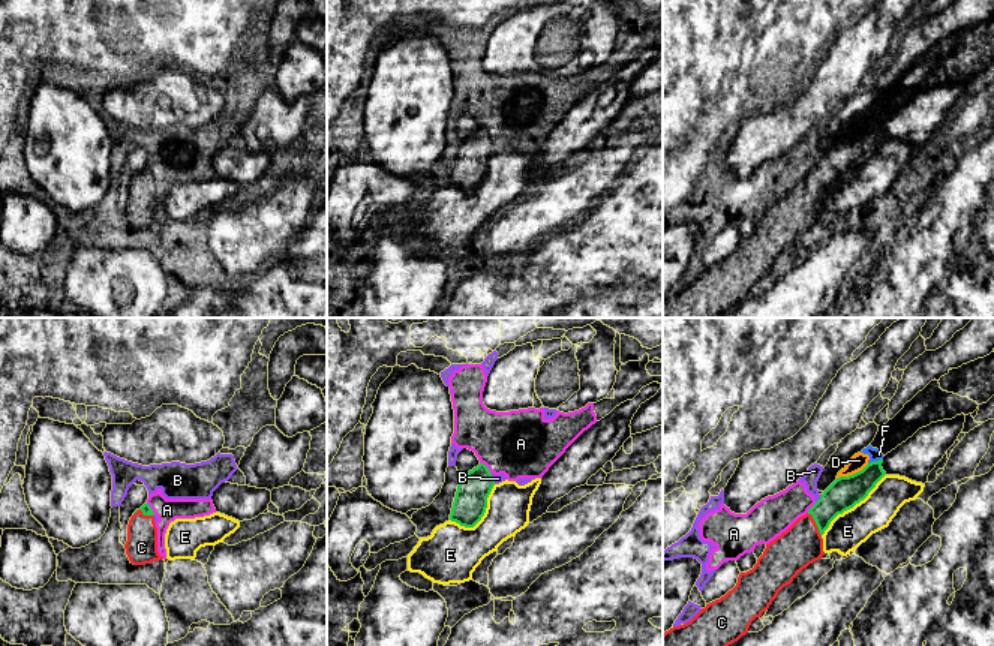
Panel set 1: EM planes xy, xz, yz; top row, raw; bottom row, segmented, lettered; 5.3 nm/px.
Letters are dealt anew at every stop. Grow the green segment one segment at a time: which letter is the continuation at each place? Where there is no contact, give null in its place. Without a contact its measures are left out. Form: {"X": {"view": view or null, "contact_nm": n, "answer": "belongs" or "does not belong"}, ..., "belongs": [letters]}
{"A": {"view": "xz", "contact_nm": 80, "answer": "does not belong"}, "B": {"view": "yz", "contact_nm": 60, "answer": "does not belong"}, "C": {"view": "yz", "contact_nm": 150, "answer": "belongs"}, "D": {"view": "yz", "contact_nm": 190, "answer": "does not belong"}, "E": {"view": "yz", "contact_nm": 480, "answer": "does not belong"}, "F": {"view": "yz", "contact_nm": 90, "answer": "does not belong"}, "belongs": ["C"]}

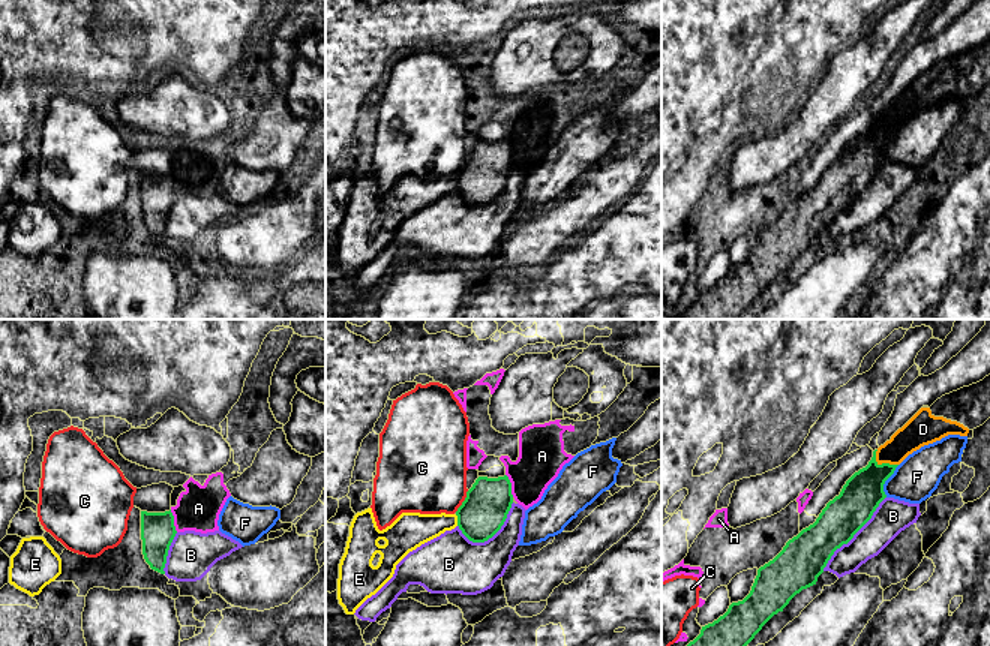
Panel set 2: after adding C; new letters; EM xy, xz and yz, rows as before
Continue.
{"A": {"view": "xz", "contact_nm": 130, "answer": "does not belong"}, "B": {"view": "yz", "contact_nm": 500, "answer": "does not belong"}, "C": {"view": "xz", "contact_nm": 140, "answer": "does not belong"}, "D": {"view": "yz", "contact_nm": 150, "answer": "does not belong"}, "E": {"view": "xz", "contact_nm": 70, "answer": "does not belong"}, "F": {"view": "yz", "contact_nm": 190, "answer": "does not belong"}, "belongs": []}

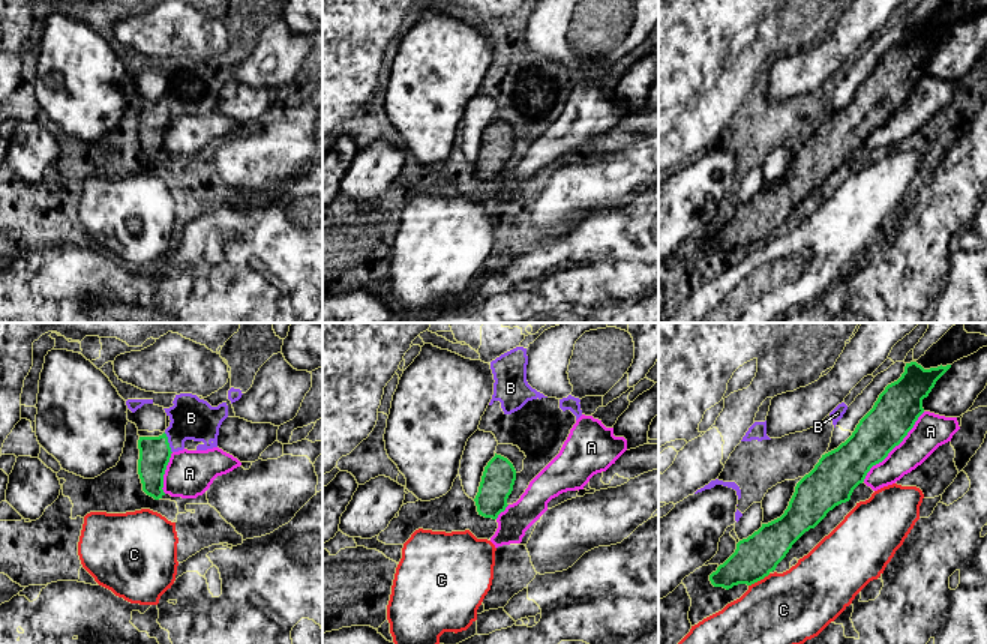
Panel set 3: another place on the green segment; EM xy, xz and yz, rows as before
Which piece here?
{"A": {"view": "yz", "contact_nm": 500, "answer": "does not belong"}, "B": {"view": "xy", "contact_nm": 120, "answer": "does not belong"}, "C": {"view": "yz", "contact_nm": 140, "answer": "does not belong"}, "belongs": []}

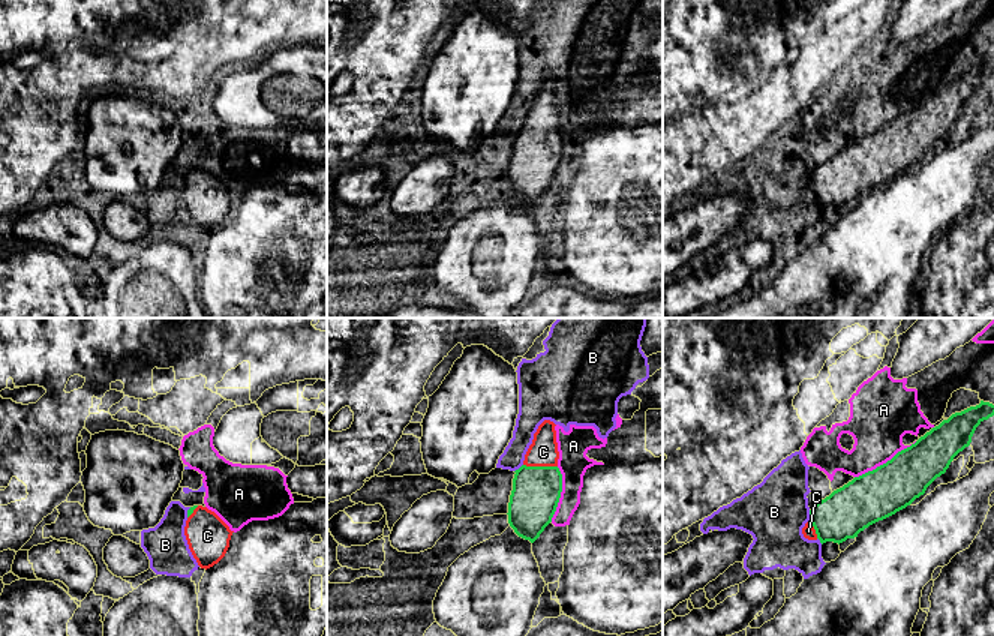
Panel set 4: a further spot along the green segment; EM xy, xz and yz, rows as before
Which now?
{"A": {"view": "yz", "contact_nm": 380, "answer": "does not belong"}, "B": {"view": "yz", "contact_nm": 60, "answer": "does not belong"}, "C": {"view": "xz", "contact_nm": 180, "answer": "belongs"}, "belongs": ["C"]}

